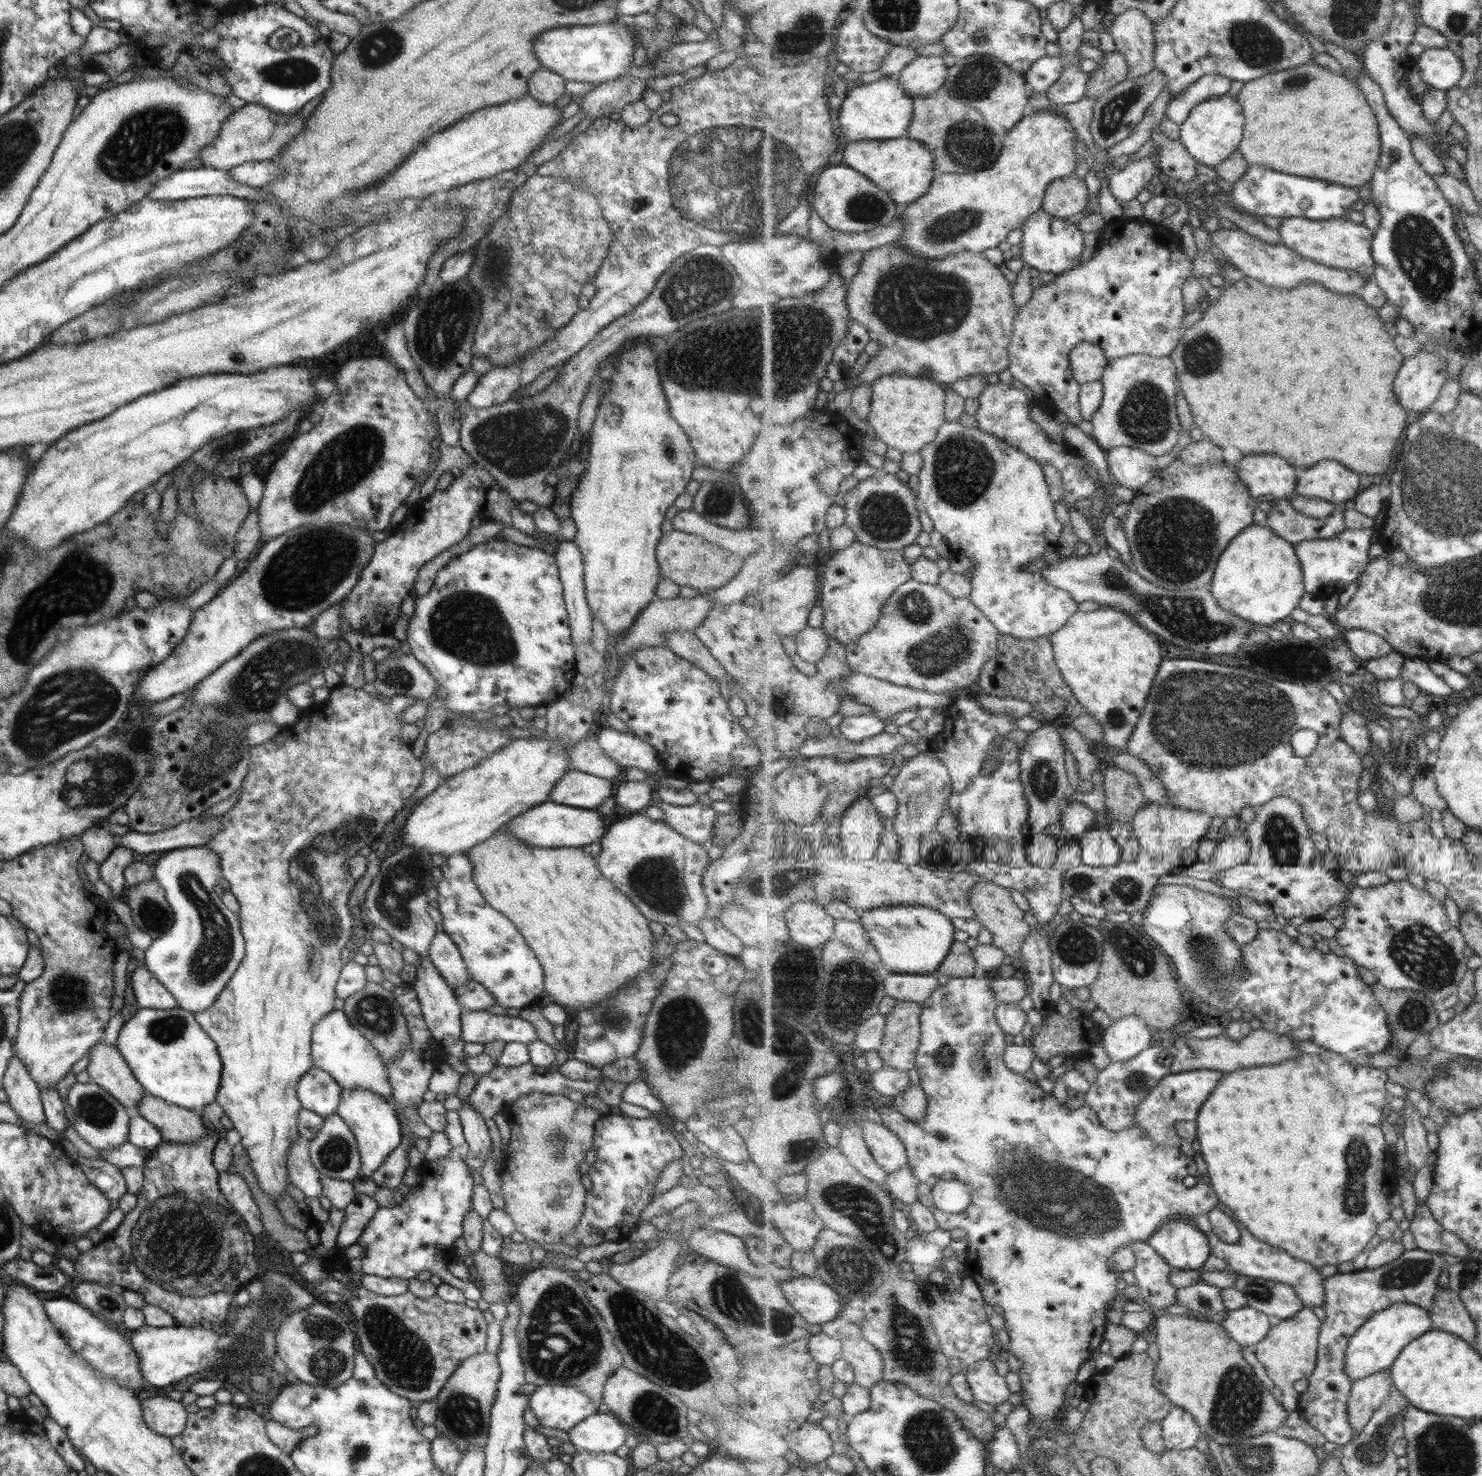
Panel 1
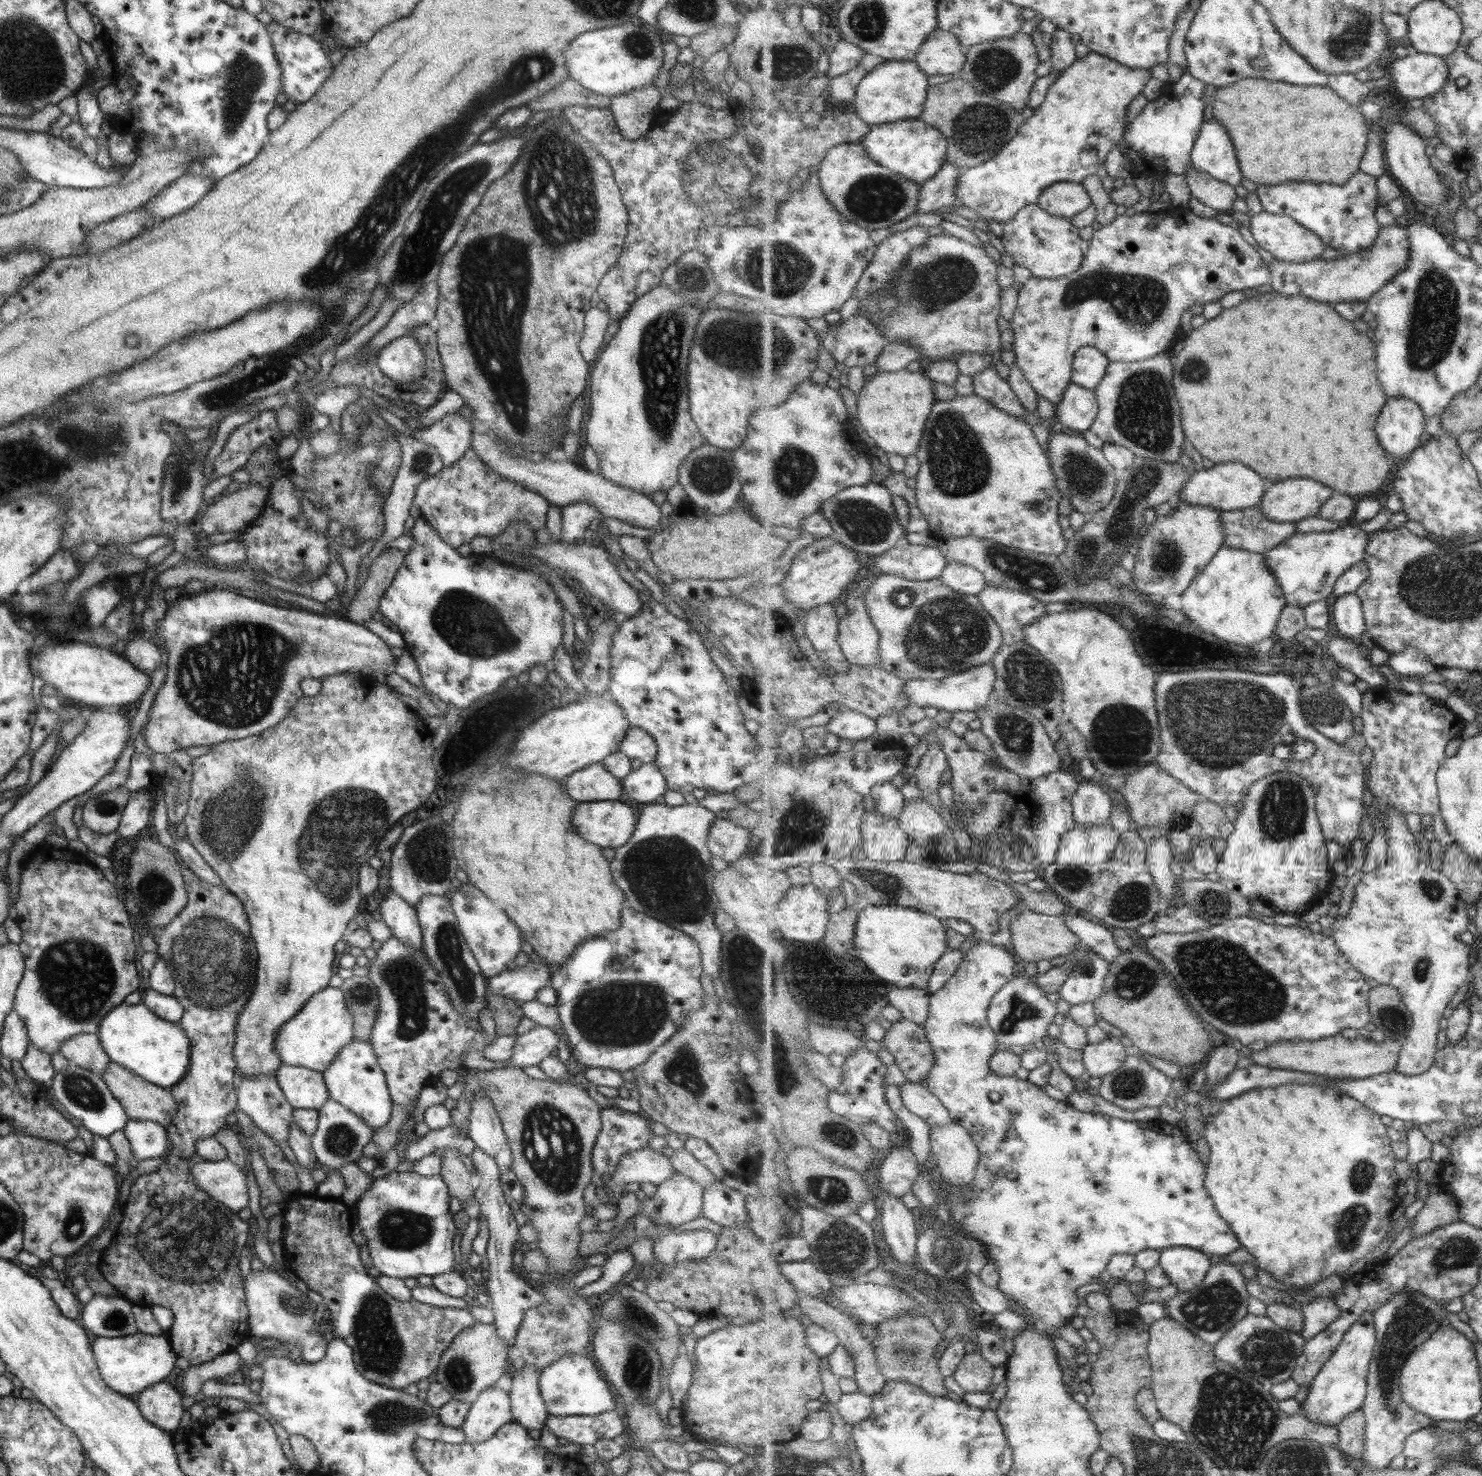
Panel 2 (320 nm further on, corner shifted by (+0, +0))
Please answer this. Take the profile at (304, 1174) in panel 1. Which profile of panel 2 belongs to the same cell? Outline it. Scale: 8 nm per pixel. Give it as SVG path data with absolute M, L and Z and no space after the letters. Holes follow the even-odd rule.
M268 1074L242 1077L241 1083L236 1087L235 1095L234 1112L241 1110L253 1122L253 1125L269 1136L277 1146L283 1141L287 1143L291 1114L294 1109L286 1102L276 1077Z

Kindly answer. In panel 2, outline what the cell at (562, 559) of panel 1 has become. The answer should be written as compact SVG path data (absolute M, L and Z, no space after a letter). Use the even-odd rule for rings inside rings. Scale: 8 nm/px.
M577 501L560 507L562 531L561 543L574 544L583 536L591 520L595 520L600 512L585 501Z

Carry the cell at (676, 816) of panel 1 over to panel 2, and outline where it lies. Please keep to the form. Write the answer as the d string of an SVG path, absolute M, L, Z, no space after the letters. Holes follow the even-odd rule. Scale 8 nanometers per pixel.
M716 815L709 827L706 845L711 856L729 863L745 856L749 841L749 829L736 825L723 815Z

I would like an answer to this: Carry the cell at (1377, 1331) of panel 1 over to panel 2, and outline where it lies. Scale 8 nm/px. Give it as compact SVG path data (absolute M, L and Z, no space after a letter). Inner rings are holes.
M1365 1313L1351 1326L1335 1354L1323 1365L1320 1374L1317 1374L1317 1378L1309 1386L1306 1401L1302 1406L1306 1408L1302 1413L1309 1420L1335 1427L1345 1420L1348 1414L1353 1414L1363 1408L1368 1396L1370 1364L1377 1339L1374 1314Z

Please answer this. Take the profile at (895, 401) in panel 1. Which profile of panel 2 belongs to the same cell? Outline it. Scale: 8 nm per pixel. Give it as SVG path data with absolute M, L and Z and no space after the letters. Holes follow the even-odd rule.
M903 369L895 372L877 372L870 377L857 396L857 419L862 428L885 452L903 457L915 455L924 437L925 425L937 400L934 381L925 378L922 371Z

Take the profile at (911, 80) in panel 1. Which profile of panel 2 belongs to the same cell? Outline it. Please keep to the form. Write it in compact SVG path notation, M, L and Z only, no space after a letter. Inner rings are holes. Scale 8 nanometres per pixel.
M934 30L921 45L915 62L929 76L958 74L968 60L966 49L953 31Z

